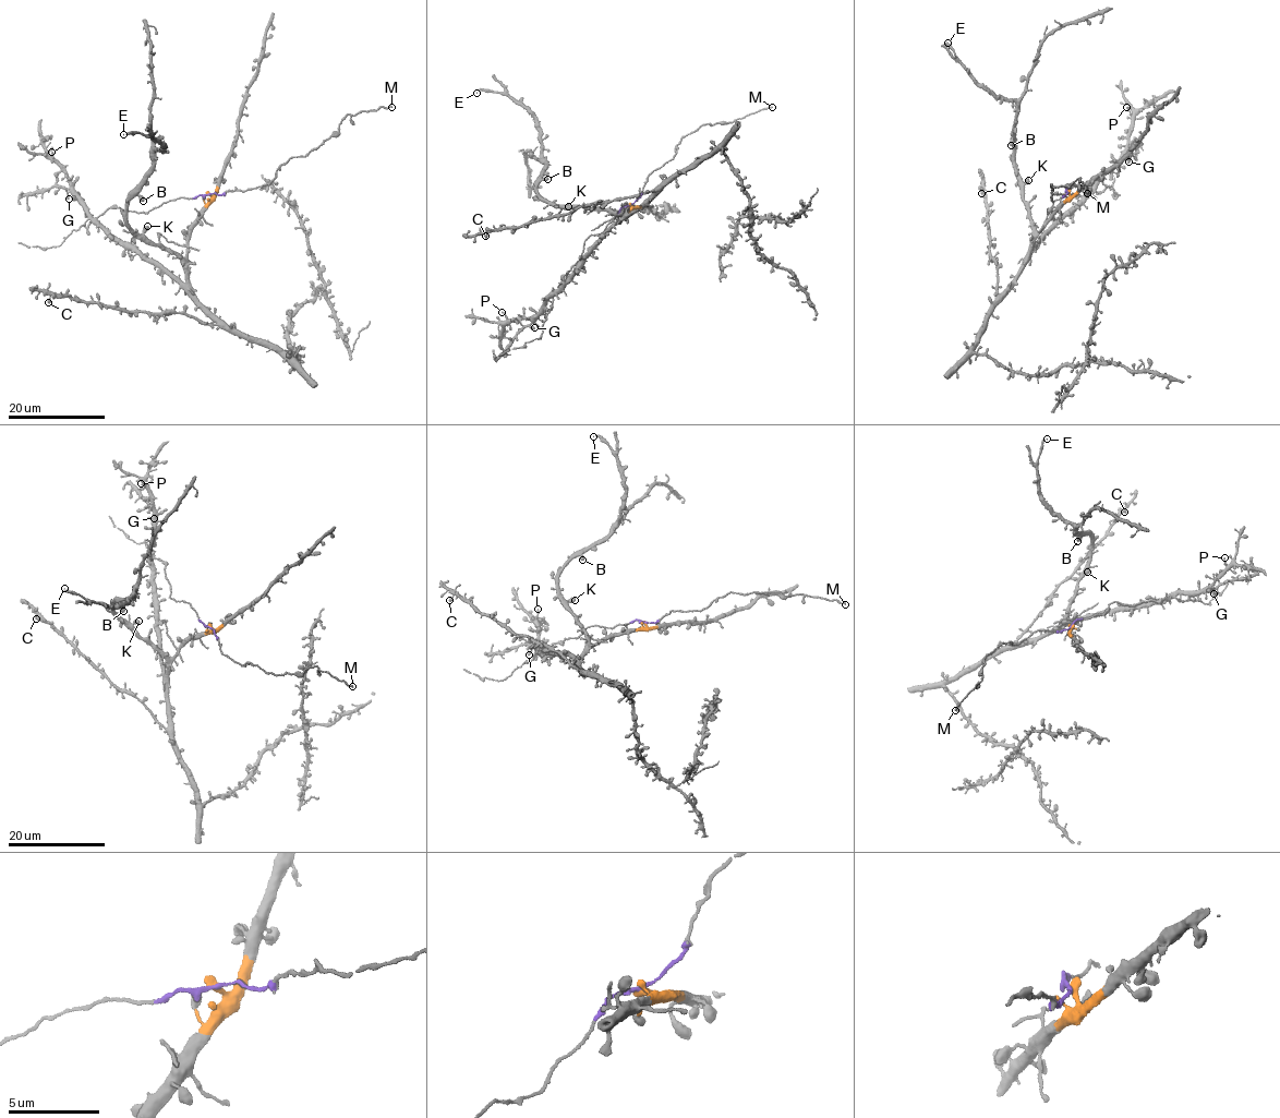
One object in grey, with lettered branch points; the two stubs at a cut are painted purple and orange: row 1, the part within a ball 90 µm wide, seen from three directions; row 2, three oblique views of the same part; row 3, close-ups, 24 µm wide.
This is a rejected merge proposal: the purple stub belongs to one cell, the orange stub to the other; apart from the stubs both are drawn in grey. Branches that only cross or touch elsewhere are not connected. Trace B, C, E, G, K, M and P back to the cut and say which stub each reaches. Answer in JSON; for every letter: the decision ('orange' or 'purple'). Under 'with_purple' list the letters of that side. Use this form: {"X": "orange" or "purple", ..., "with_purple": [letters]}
{"B": "orange", "C": "orange", "E": "orange", "G": "orange", "K": "orange", "M": "purple", "P": "orange", "with_purple": ["M"]}

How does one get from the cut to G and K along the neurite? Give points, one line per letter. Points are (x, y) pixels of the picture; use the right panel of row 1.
G: (1067, 191), (1070, 200), (1040, 230), (1029, 254), (1128, 152), (1128, 161)
K: (1067, 191), (1070, 200), (1039, 231), (1035, 229), (1022, 191), (1028, 180)

